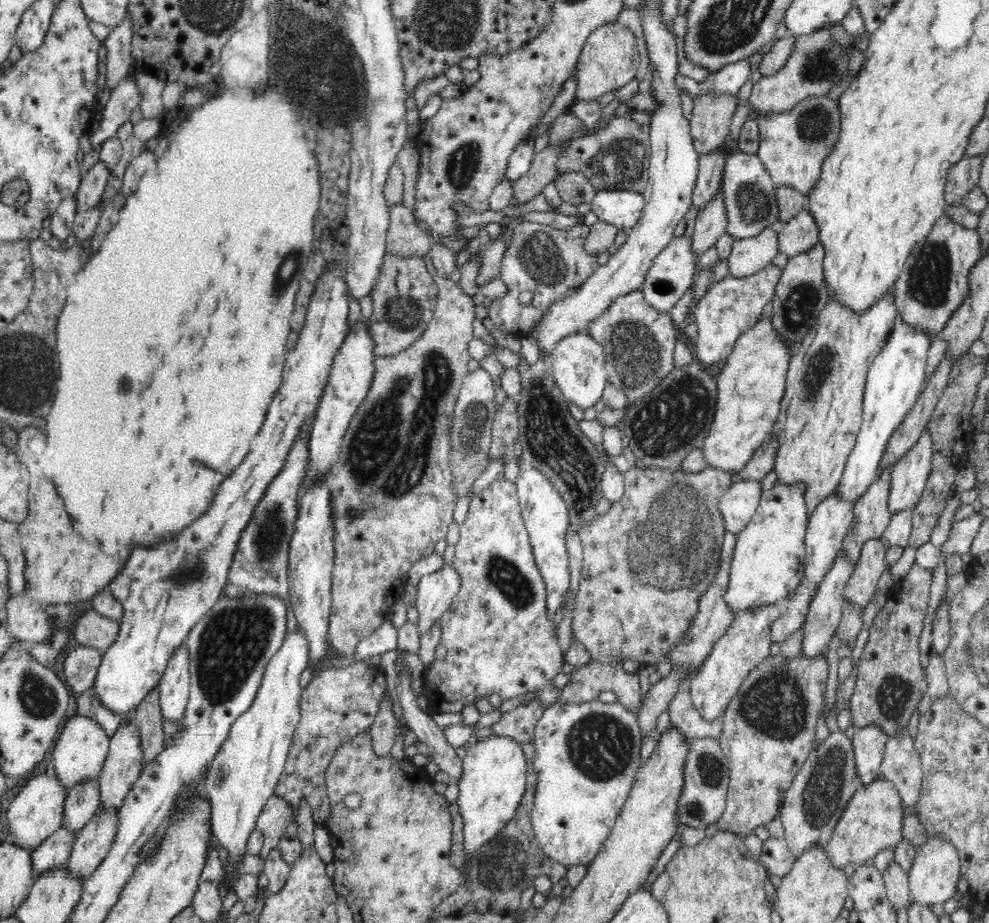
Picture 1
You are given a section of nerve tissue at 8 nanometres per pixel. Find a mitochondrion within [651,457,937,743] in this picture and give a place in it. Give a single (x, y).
(894, 695)

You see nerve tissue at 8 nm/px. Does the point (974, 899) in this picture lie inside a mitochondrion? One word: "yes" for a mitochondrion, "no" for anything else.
no

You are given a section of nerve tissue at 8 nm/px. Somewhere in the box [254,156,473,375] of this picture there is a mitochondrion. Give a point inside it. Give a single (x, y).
(284, 274)

